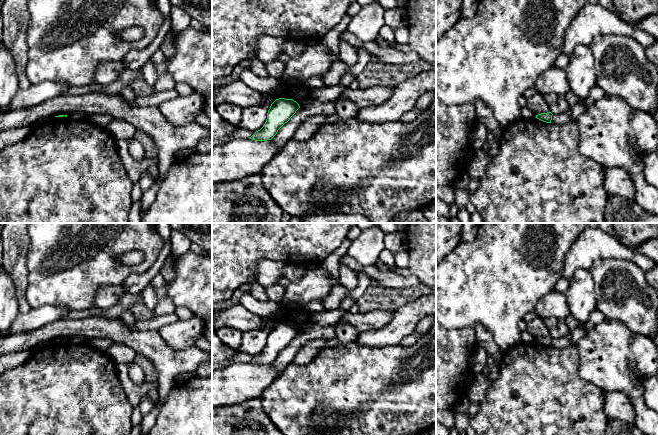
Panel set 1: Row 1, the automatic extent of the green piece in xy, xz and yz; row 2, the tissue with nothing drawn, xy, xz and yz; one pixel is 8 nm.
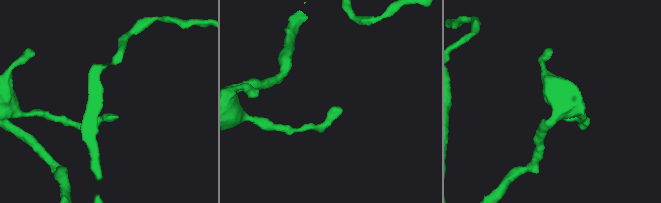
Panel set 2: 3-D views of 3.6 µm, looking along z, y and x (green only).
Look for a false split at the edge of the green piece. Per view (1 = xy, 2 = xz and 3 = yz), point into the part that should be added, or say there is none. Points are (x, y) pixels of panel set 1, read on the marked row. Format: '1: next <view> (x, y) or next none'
1: next none
2: next none
3: next none

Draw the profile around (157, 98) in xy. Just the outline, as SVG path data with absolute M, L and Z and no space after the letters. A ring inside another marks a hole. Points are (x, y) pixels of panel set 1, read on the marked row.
M174 88L162 92L155 92L146 97L137 96L135 100L132 103L130 103L130 105L137 107L146 107L146 106L159 107L164 101L171 100L178 96L179 94Z

